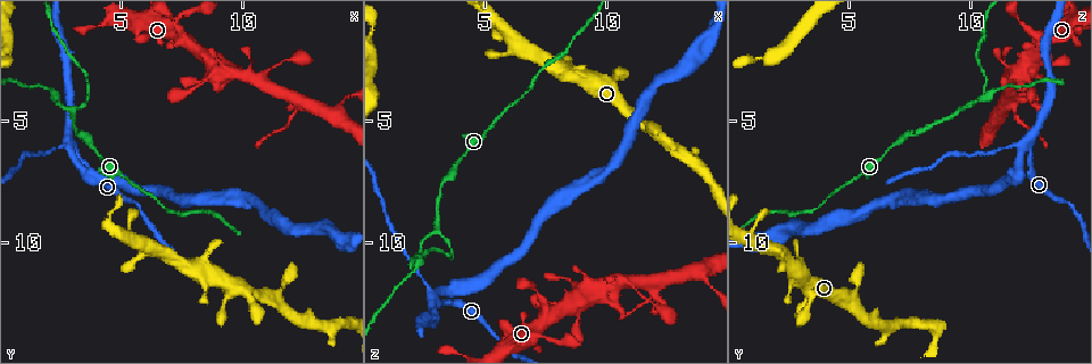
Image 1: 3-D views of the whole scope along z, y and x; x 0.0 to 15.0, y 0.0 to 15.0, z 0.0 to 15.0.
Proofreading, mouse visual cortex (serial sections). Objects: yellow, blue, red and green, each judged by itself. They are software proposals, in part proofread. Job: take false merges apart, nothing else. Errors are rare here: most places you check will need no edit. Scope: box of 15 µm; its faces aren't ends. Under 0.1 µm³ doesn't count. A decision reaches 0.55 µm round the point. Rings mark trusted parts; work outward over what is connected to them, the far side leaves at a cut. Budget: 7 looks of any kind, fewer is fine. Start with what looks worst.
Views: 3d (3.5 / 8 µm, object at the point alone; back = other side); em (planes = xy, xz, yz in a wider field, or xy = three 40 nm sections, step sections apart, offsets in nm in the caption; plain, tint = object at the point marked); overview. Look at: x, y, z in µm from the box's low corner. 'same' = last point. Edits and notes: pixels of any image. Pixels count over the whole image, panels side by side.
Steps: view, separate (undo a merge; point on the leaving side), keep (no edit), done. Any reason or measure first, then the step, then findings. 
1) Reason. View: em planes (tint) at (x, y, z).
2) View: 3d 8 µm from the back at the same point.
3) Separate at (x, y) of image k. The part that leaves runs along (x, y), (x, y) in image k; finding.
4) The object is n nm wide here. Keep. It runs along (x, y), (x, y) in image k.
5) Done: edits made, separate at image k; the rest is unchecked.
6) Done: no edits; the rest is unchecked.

Arms run side by side. View: 3d 3.5 µm from the back at (2.9, 6.2, 12.3).

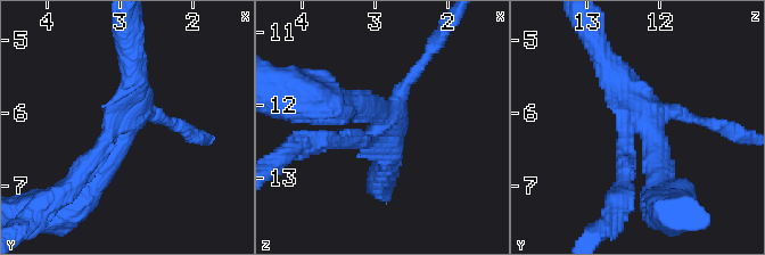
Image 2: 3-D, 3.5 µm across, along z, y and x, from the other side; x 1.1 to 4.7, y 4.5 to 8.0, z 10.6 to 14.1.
4 arms meet here; the arms are 200, 200, 350, 350 nm wide; now the EM. View: em xy step 1 (tint) at (2.95, 6.20, 12.30).

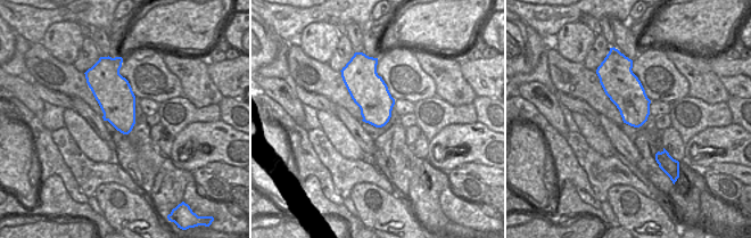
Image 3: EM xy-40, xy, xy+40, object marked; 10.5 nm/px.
Keep. All the same cell.

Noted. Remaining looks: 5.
A fork. View: 3d 3.5 µm at (3.0, 4.5, 9.4).

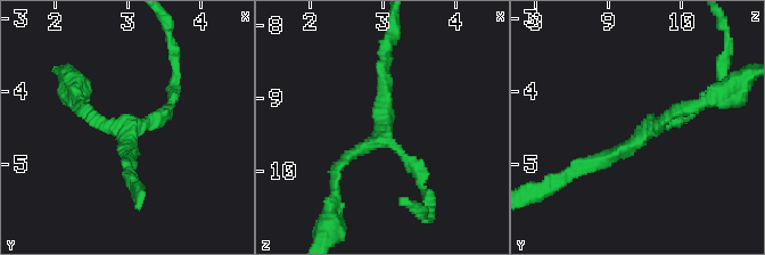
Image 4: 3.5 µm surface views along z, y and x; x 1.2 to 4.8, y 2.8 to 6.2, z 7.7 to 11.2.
3 arms meet here; the arms are 150, 200, 200 nm wide; need the tissue. View: em xy step 5 (tint) at (3.10, 4.55, 9.50).

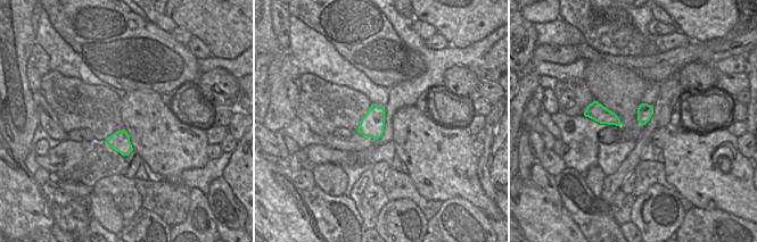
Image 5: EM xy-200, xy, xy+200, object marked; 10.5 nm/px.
View: em xy step 3 (tint) at the same point.

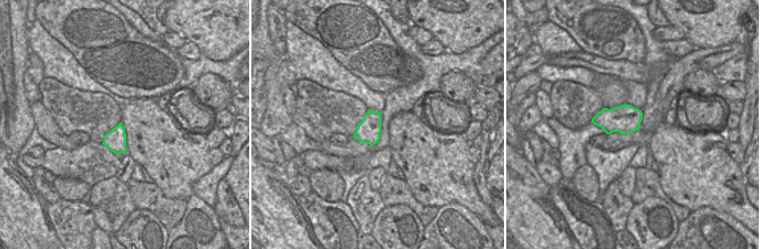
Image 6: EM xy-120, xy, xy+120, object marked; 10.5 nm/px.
Keep. It runs along (581, 169), (688, 108) in image 4; one cell here.

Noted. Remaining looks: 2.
View: em xy step 5 (tint) at (8.0, 11.1, 2.9).

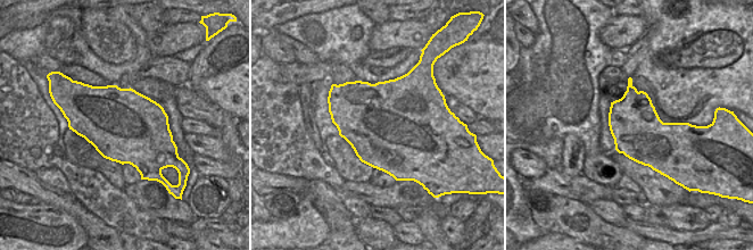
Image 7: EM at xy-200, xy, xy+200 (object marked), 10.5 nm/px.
View: 3d 3.5 µm at the same point.

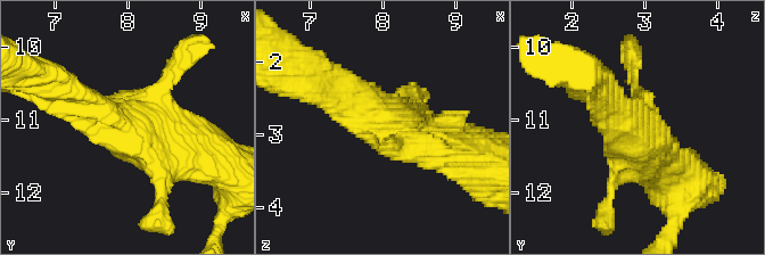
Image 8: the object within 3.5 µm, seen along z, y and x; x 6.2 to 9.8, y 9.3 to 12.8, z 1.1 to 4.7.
Keep. It runs along (192, 153), (147, 146), (67, 97) in image 8; continuous, no second cell.

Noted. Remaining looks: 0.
Done: no edits; the rest is unchecked.

